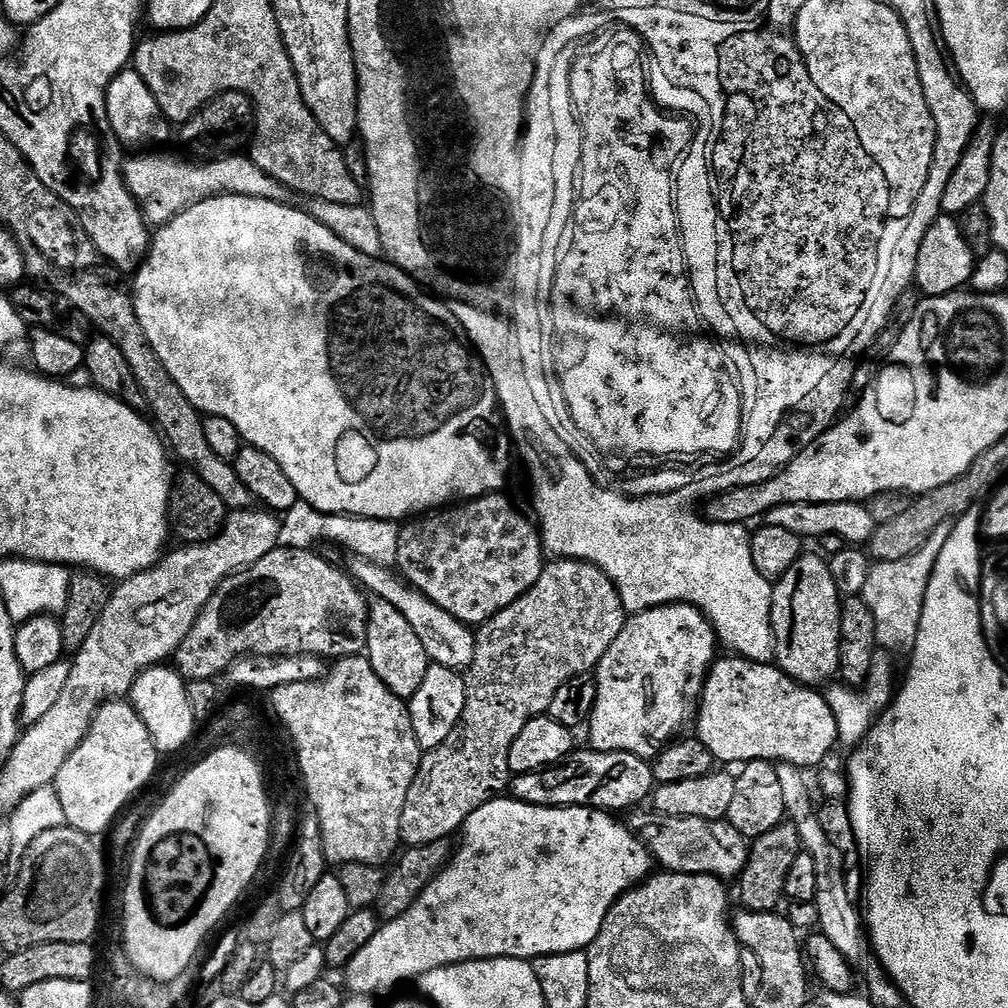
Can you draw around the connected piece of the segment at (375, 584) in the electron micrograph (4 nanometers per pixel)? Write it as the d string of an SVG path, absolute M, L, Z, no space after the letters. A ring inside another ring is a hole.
M359 558L351 562L353 564L352 568L350 567L350 575L365 593L373 592L371 595L375 599L390 602L390 606L402 610L406 622L410 622L410 626L414 629L414 634L418 634L422 646L426 646L426 654L431 663L457 670L466 670L471 666L476 649L476 632L469 625L454 618L454 614L442 610L442 606L438 606L433 600L426 598L411 584L401 579L391 567Z

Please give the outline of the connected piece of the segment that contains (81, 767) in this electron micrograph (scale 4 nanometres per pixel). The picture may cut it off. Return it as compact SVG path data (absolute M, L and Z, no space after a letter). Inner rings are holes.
M118 699L102 705L84 741L66 758L62 770L58 770L54 787L58 802L62 802L65 825L82 830L87 836L103 837L103 832L105 835L133 803L132 795L151 782L156 759L156 744L131 703Z

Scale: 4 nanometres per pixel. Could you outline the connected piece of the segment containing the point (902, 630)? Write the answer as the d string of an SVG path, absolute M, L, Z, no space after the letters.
M951 521L942 523L937 530L934 530L926 545L908 558L888 563L877 561L872 564L861 595L870 606L871 613L874 614L876 643L883 651L886 649L908 656L916 648L929 580L938 555L942 552L943 546L946 546L946 541L952 533L953 523Z

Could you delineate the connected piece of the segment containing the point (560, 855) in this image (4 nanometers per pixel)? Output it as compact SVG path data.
M497 798L486 802L481 808L474 810L474 814L470 814L470 818L463 826L462 835L459 837L459 840L461 839L460 848L458 844L450 863L441 868L430 882L430 886L414 902L414 906L410 906L410 910L406 910L406 914L381 923L374 938L370 938L370 942L366 942L366 946L362 946L362 950L358 950L354 954L354 958L350 958L350 962L344 965L342 969L343 987L355 995L376 998L381 995L379 992L388 992L391 988L406 983L407 980L408 983L415 982L419 976L430 970L438 970L442 966L450 966L451 964L461 964L467 960L493 960L509 956L515 960L531 962L537 956L586 950L594 942L594 938L598 938L598 930L602 930L602 922L609 910L615 906L617 898L635 888L636 885L643 884L654 868L652 853L649 852L647 846L640 841L640 837L632 831L627 823L619 824L615 820L616 818L615 815L601 809L587 806L543 808L511 798Z

